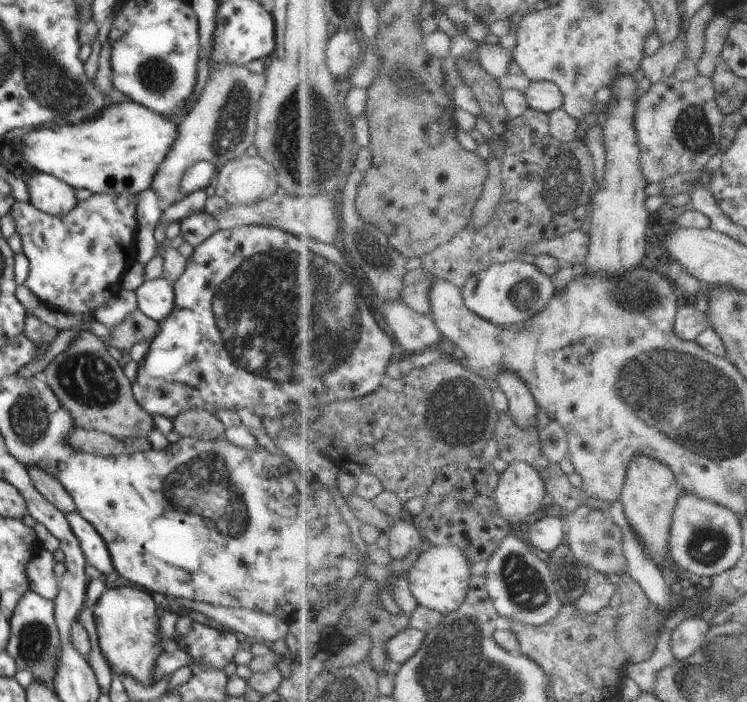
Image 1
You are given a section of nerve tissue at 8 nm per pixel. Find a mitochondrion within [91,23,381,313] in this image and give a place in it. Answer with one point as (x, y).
(308, 149)

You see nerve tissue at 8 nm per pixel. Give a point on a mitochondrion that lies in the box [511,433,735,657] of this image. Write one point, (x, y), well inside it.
(707, 545)

